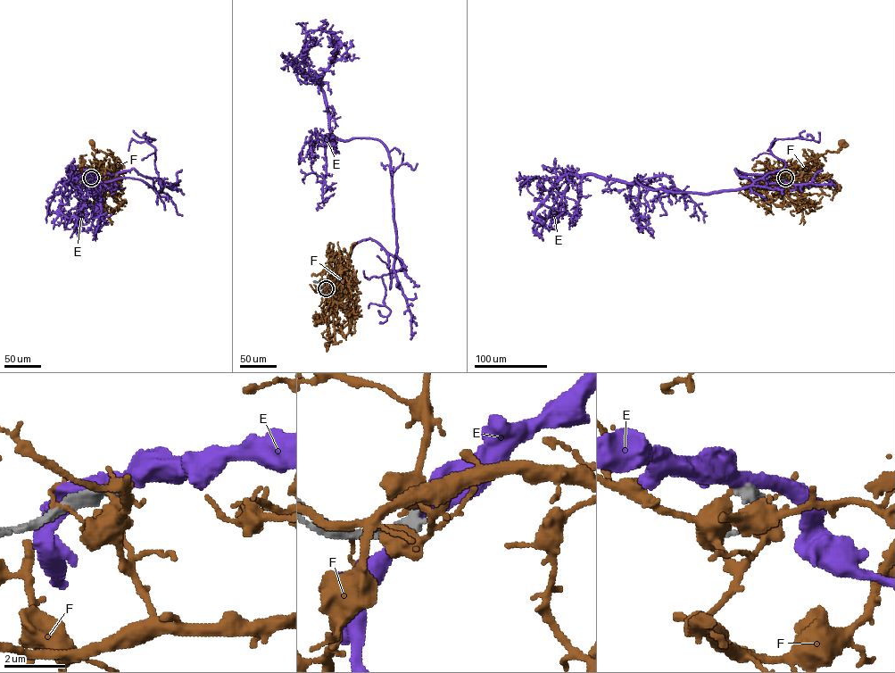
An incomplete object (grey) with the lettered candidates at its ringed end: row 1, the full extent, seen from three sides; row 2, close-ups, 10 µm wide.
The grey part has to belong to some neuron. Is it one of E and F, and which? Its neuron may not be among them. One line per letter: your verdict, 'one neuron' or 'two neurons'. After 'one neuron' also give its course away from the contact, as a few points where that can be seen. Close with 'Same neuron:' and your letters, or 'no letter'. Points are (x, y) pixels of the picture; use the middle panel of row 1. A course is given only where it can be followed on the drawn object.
E: two neurons
F: two neurons
Same neuron: no letter

